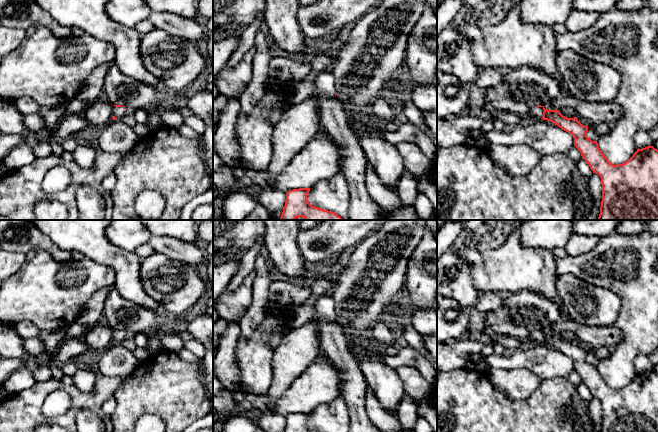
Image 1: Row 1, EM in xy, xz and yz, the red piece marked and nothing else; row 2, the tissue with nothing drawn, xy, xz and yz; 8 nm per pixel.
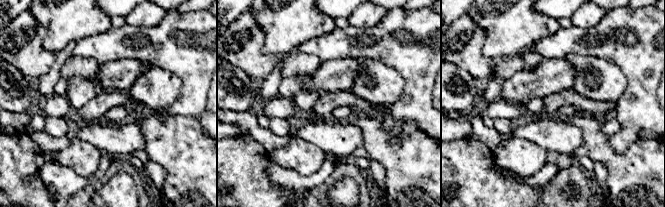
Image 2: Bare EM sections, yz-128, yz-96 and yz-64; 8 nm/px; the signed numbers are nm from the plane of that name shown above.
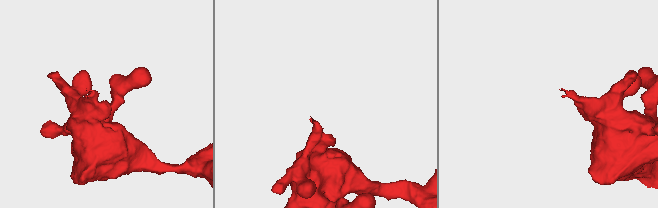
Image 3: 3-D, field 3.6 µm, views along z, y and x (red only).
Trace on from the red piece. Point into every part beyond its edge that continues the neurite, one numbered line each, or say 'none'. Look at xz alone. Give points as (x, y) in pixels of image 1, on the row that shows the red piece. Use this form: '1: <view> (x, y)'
1: xz (324, 82)

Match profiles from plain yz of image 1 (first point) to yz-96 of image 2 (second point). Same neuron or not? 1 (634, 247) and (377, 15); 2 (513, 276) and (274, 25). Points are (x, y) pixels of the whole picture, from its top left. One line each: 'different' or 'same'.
1: different
2: same

